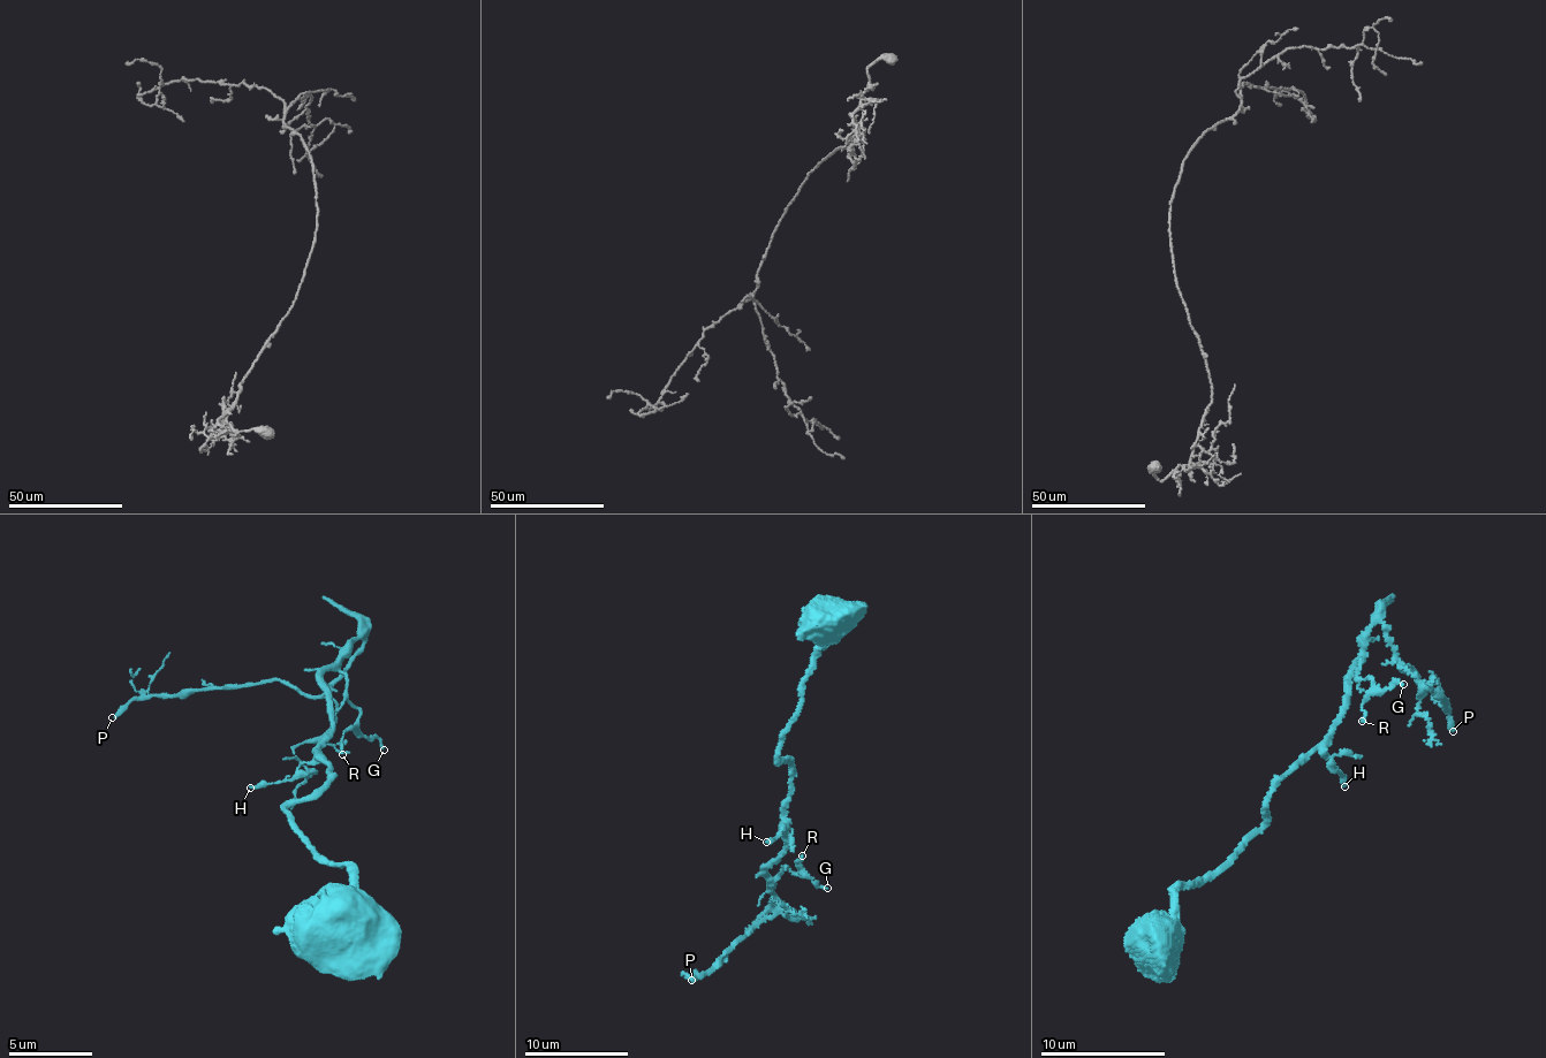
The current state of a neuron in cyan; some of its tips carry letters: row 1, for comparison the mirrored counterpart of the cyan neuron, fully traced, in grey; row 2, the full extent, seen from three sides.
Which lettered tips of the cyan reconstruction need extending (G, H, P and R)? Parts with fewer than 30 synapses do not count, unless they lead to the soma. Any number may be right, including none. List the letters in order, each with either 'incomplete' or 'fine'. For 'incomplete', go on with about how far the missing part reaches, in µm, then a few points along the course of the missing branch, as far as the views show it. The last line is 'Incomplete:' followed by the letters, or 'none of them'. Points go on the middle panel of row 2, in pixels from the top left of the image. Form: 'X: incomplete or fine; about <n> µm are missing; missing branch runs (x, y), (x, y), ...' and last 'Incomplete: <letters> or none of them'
G: fine
H: fine
P: fine
R: fine
Incomplete: none of them

